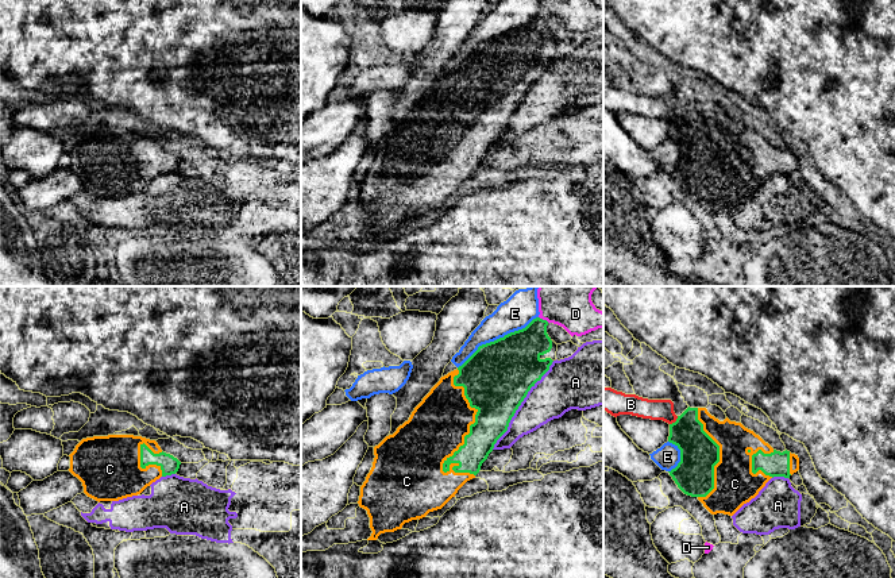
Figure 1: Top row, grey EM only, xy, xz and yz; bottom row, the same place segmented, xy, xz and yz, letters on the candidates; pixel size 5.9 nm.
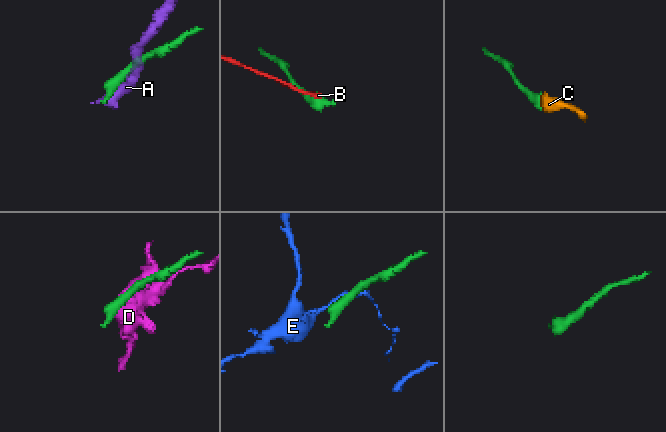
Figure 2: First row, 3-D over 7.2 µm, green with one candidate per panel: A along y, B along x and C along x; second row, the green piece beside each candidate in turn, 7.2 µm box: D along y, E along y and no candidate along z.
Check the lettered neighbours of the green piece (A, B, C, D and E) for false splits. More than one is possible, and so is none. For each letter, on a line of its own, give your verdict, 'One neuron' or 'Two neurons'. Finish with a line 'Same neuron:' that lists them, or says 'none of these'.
A: Two neurons
B: Two neurons
C: One neuron
D: Two neurons
E: Two neurons
Same neuron: C

